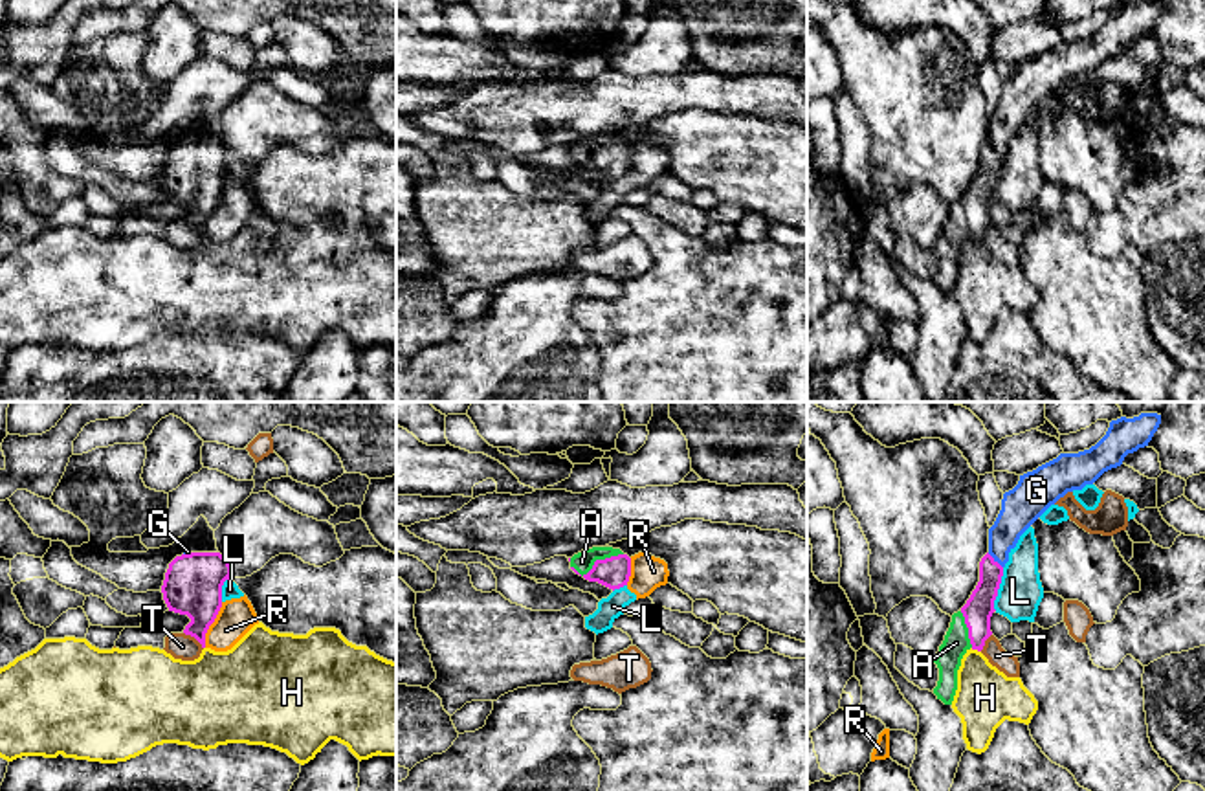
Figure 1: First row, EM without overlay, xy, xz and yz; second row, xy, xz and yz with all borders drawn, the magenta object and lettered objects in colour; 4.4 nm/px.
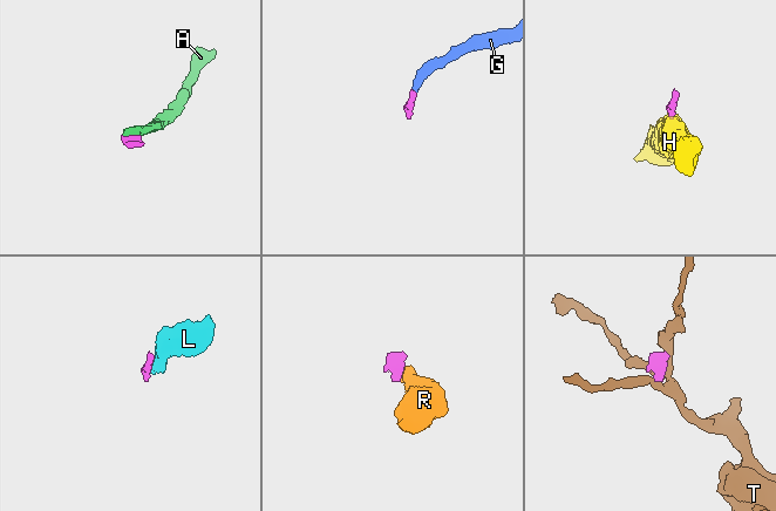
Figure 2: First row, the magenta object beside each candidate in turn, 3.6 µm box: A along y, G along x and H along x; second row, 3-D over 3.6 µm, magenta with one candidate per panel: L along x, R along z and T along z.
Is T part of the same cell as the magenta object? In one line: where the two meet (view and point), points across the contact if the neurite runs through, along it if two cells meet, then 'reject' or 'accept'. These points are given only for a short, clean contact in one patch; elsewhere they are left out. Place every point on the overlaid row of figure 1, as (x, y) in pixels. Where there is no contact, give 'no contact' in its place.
contact xy (195, 637); border xy (184, 632), (202, 648); reject

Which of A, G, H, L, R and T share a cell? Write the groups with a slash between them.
A G / H / L R / T

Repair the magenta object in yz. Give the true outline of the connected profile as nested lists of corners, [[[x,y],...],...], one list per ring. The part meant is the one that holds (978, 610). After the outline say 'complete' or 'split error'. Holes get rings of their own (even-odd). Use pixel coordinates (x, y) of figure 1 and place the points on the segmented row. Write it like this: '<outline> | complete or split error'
[[[1157,413],[1111,420],[1106,435],[1095,446],[1078,453],[1060,453],[1020,475],[1018,485],[1003,494],[1001,510],[989,529],[989,552],[979,562],[979,582],[967,604],[952,615],[934,661],[939,668],[939,681],[934,688],[937,699],[952,705],[963,655],[970,648],[981,652],[992,635],[994,600],[1009,552],[1020,536],[1067,492],[1093,485],[1104,472],[1121,466],[1128,453],[1148,446],[1159,424],[1161,415]]] | split error

